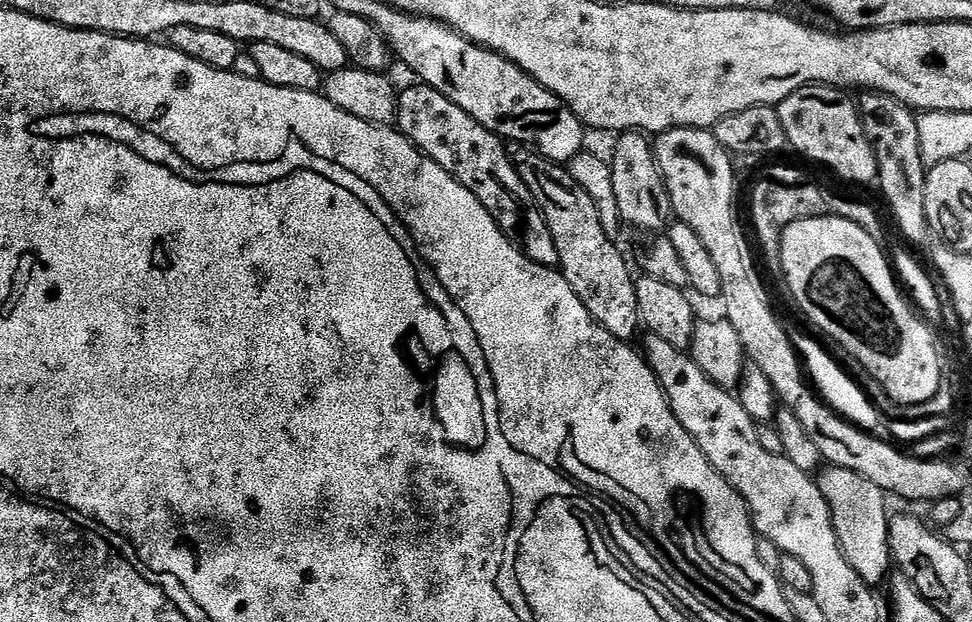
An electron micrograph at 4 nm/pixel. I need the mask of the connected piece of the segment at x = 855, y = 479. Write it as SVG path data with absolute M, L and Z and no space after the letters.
M835 466L825 467L819 473L818 483L832 511L836 537L850 566L854 566L854 570L867 584L879 586L884 579L887 581L888 567L891 569L894 561L892 548L888 544L890 511L888 512L888 504L884 501L887 500L886 494L878 486L874 486L870 478L862 478L862 474L854 470Z

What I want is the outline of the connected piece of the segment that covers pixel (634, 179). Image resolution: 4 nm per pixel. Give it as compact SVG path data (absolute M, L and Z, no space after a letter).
M625 132L617 140L620 141L610 155L610 163L619 219L624 219L630 227L640 232L663 233L669 227L674 213L664 176L656 165L653 141L642 132Z

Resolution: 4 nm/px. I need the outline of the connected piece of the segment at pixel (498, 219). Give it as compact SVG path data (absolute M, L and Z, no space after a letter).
M416 82L413 85L413 88L408 88L405 92L403 89L402 92L402 103L398 108L399 131L403 132L406 139L416 145L424 155L429 156L434 162L438 162L438 166L442 166L442 170L446 170L458 183L466 186L466 190L470 190L470 194L474 194L474 198L478 198L478 202L482 202L482 206L486 206L490 218L494 218L496 225L508 235L509 240L521 252L526 254L526 258L547 268L556 268L560 262L558 246L554 246L554 238L546 226L546 218L534 202L526 182L522 182L518 170L512 164L512 157L508 154L508 144L486 126L482 126L482 122L478 122L470 114L466 114L466 110L462 110L462 106L450 102L450 98L446 98L446 94L434 90L423 82Z

